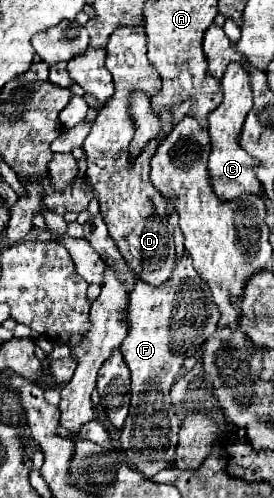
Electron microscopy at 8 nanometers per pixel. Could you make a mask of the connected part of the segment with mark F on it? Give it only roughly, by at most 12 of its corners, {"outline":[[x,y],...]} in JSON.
{"outline":[[190,255],[136,279],[120,351],[132,401],[120,445],[152,479],[176,459],[170,387],[216,331]]}

